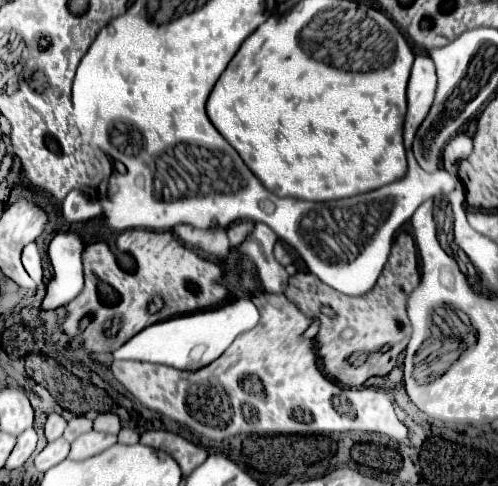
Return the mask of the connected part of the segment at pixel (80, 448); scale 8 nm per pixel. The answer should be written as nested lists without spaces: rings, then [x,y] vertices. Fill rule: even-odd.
[[[88,431],[80,435],[70,449],[70,459],[88,459],[92,455],[102,453],[104,449],[112,447],[116,443],[116,435],[110,433],[98,433],[98,431]]]

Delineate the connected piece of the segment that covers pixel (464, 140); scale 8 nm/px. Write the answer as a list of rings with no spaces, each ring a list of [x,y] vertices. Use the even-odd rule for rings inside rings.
[[[464,133],[452,137],[448,141],[448,145],[444,147],[444,153],[442,153],[442,169],[456,175],[458,163],[462,159],[466,159],[470,155],[470,151],[472,151],[472,137],[468,137]]]

